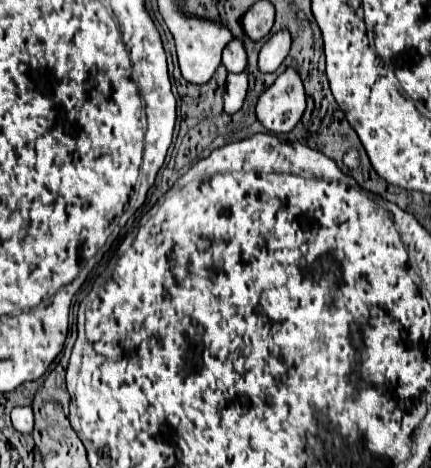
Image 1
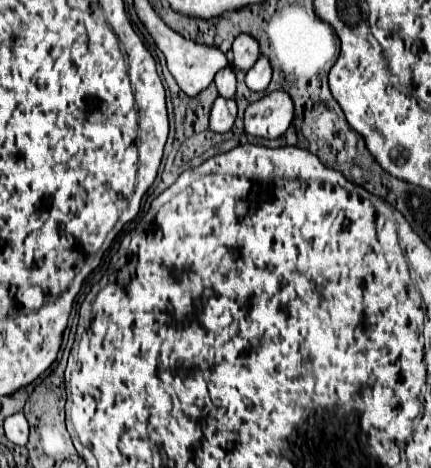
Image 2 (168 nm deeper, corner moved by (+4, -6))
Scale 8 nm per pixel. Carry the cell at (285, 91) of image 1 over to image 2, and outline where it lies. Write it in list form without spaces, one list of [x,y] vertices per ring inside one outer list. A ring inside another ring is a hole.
[[[273,91],[245,109],[245,133],[253,137],[281,137],[291,121],[293,101],[285,91]]]

